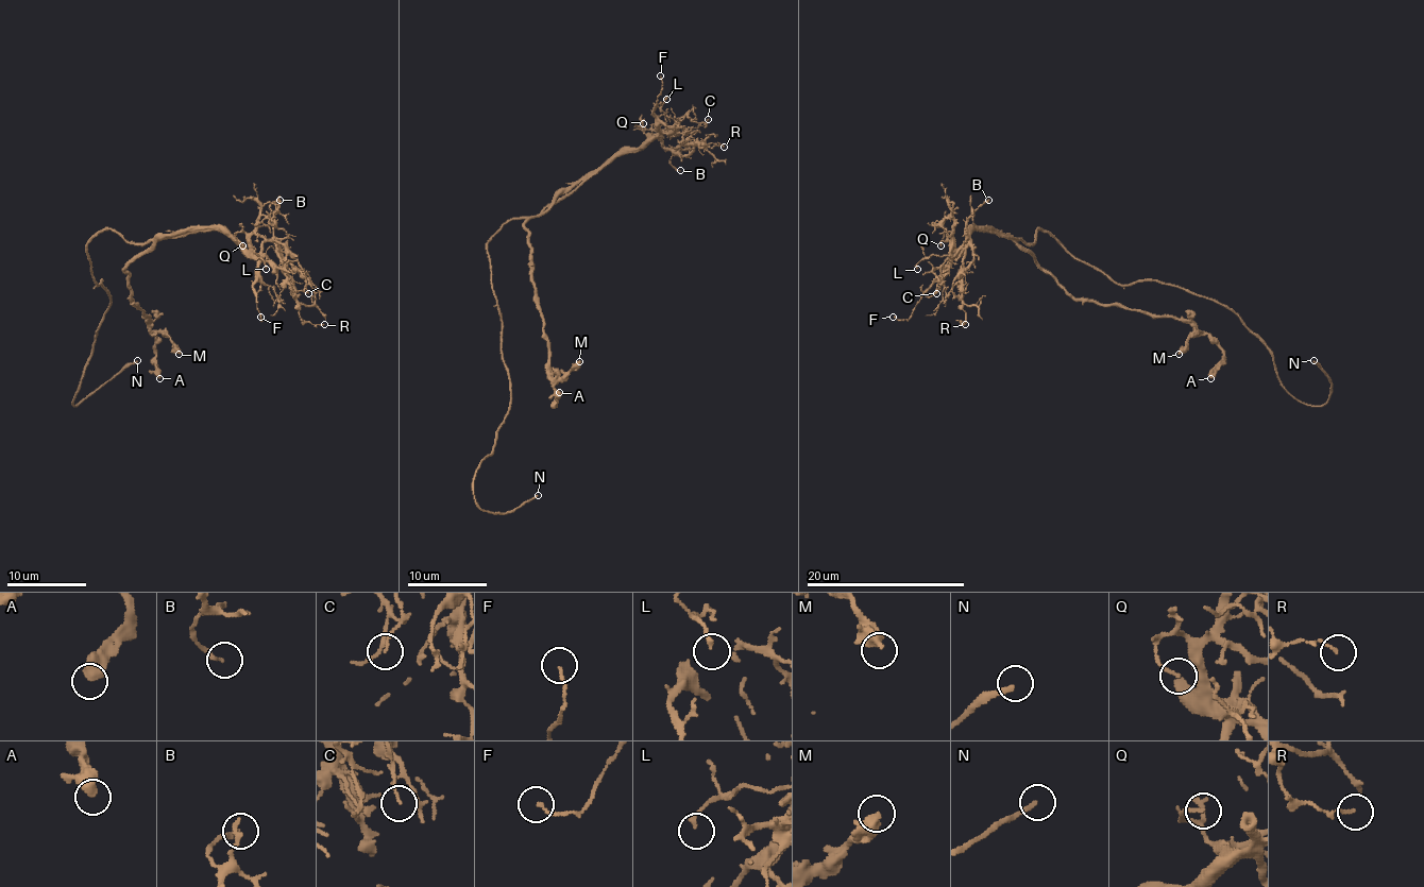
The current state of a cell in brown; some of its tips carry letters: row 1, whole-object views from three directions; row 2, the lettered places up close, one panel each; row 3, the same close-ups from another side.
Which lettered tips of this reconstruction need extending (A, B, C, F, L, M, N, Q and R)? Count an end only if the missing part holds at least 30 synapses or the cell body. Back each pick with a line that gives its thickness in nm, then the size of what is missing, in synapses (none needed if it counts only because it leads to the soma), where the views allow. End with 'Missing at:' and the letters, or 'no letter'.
A: 400 nm thick; about 50 synapses
N: 200 nm thick
Missing at: A, N

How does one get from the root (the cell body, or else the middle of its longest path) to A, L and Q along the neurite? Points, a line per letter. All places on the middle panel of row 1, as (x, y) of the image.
A: (492, 270), (488, 242), (494, 234), (513, 218), (538, 216), (547, 208), (525, 229), (555, 405), (559, 392)
L: (492, 270), (488, 242), (504, 224), (538, 216), (616, 156), (637, 153), (657, 139), (666, 125), (666, 99)
Q: (492, 270), (488, 242), (504, 224), (538, 216), (616, 156), (637, 153), (648, 140), (634, 125), (643, 123)

